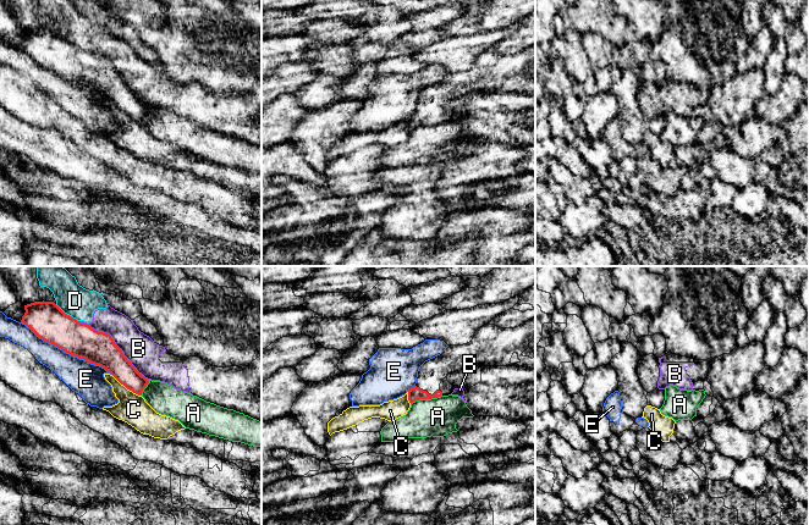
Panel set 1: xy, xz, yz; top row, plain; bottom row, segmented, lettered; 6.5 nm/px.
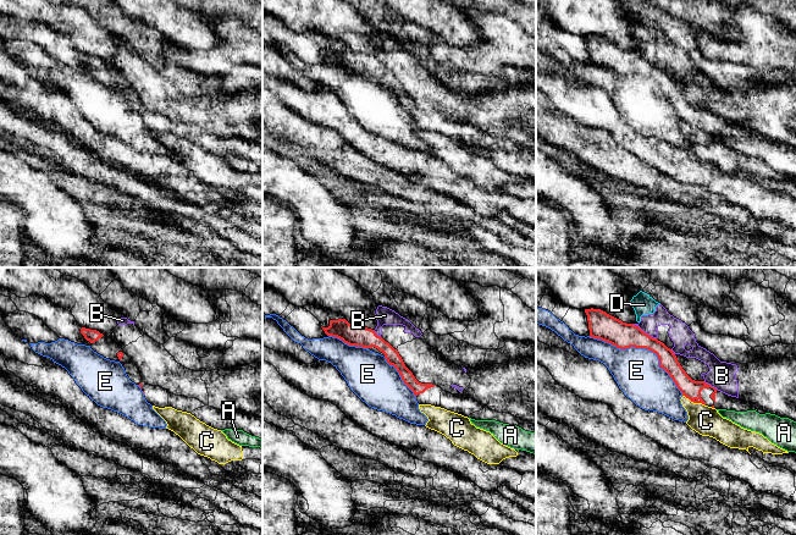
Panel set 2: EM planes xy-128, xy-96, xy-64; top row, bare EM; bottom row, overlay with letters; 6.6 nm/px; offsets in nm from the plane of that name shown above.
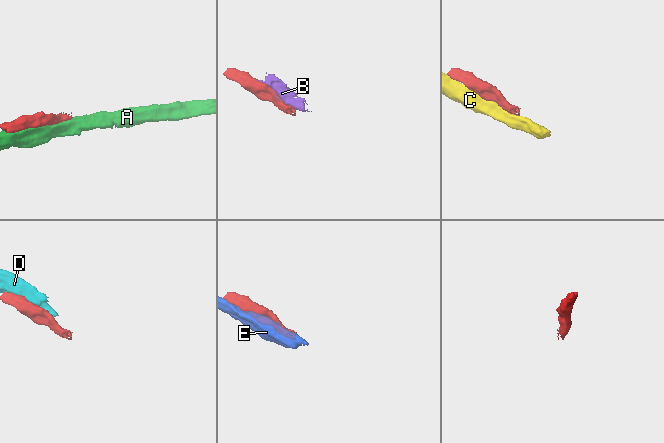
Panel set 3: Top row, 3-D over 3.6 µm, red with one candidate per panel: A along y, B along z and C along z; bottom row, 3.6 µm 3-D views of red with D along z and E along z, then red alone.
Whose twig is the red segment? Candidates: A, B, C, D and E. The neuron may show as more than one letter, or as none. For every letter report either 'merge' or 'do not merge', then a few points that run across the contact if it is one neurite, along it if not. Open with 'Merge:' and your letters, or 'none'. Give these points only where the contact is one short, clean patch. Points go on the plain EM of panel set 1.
Merge: none
A: do not merge
B: do not merge
C: do not merge
D: do not merge
E: do not merge

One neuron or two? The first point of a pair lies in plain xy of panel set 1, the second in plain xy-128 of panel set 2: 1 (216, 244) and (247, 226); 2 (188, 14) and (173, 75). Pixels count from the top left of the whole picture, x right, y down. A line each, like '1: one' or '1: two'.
1: two
2: two

